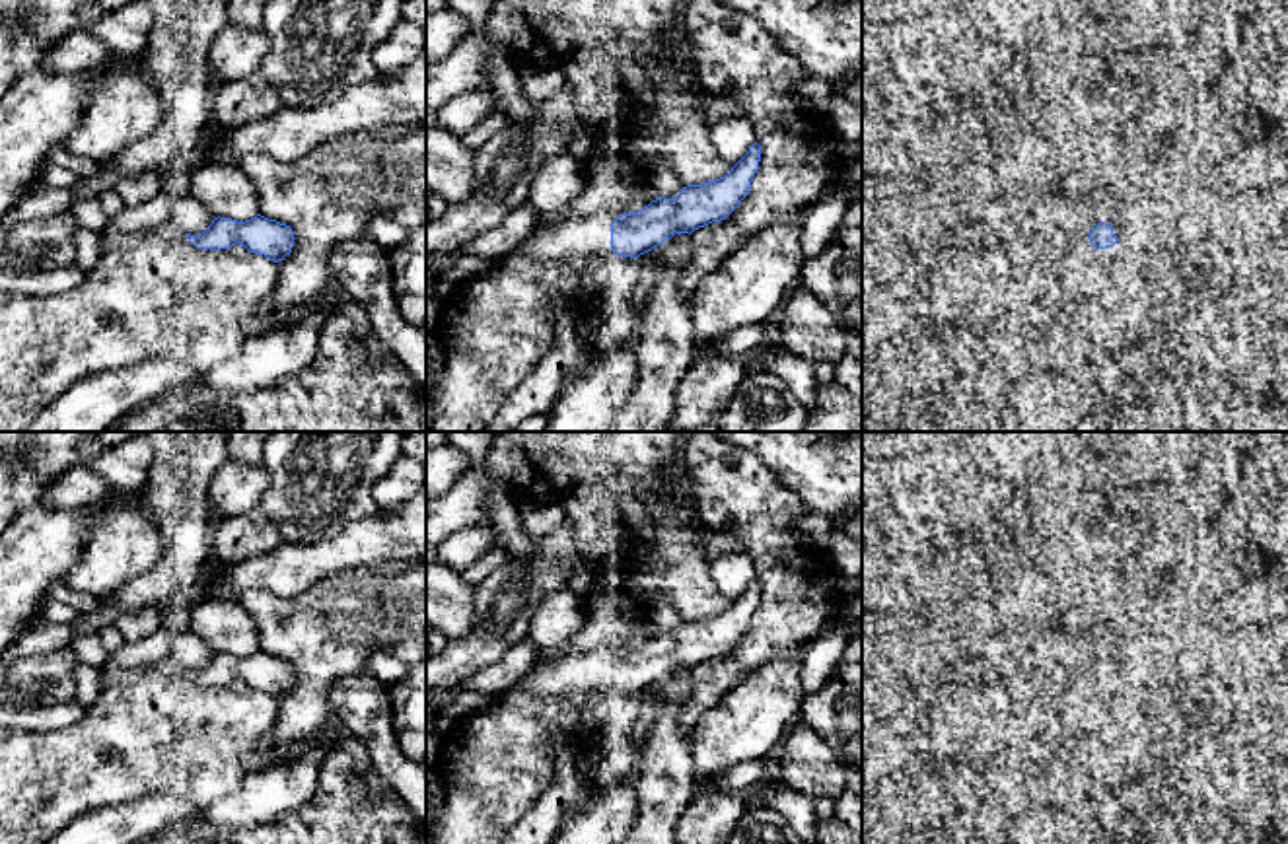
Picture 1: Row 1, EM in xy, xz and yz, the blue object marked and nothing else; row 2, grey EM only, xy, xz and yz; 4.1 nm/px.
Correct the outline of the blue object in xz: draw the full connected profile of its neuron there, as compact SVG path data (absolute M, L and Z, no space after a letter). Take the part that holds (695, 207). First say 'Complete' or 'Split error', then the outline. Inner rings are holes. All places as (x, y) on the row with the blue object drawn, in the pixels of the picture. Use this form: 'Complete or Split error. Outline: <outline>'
Split error. Outline: M755 142L732 171L716 181L687 185L673 198L658 196L642 210L615 218L613 224L578 218L535 228L516 251L535 261L605 253L638 259L675 233L691 235L698 228L726 220L749 194L759 161L761 146Z

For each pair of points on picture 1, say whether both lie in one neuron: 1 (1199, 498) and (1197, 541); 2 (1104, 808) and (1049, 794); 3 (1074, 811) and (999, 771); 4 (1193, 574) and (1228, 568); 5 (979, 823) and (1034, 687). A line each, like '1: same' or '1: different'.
1: different
2: different
3: same
4: same
5: different

